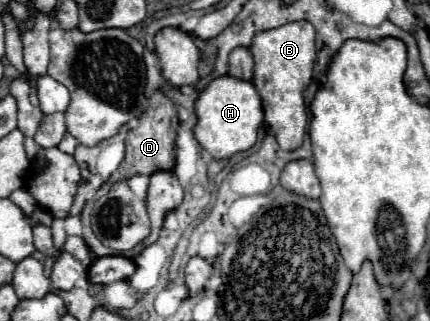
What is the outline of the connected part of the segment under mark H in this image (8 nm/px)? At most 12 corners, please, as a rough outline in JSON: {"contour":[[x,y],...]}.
{"contour":[[217,76],[195,100],[197,142],[249,150],[263,122],[249,80]]}

